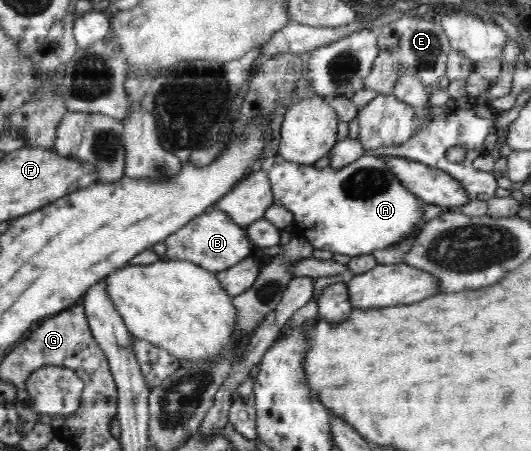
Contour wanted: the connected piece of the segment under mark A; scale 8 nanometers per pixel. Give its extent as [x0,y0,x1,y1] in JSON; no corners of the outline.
[259,152,426,257]

